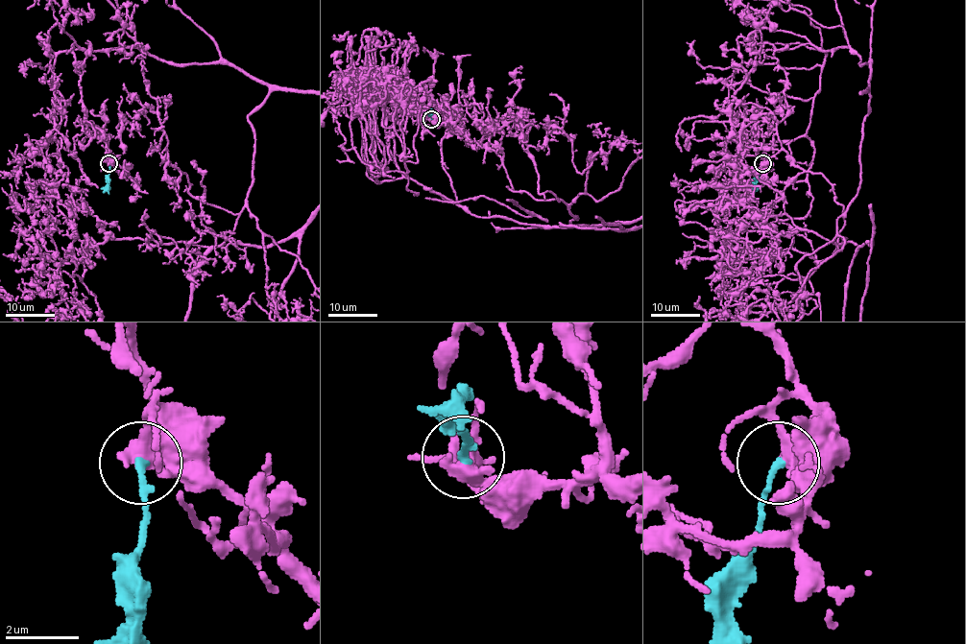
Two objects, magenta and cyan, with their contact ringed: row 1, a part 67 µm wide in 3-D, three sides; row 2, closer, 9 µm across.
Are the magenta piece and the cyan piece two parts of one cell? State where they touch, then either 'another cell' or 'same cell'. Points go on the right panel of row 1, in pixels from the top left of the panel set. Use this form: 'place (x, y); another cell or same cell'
place (762, 163); another cell

